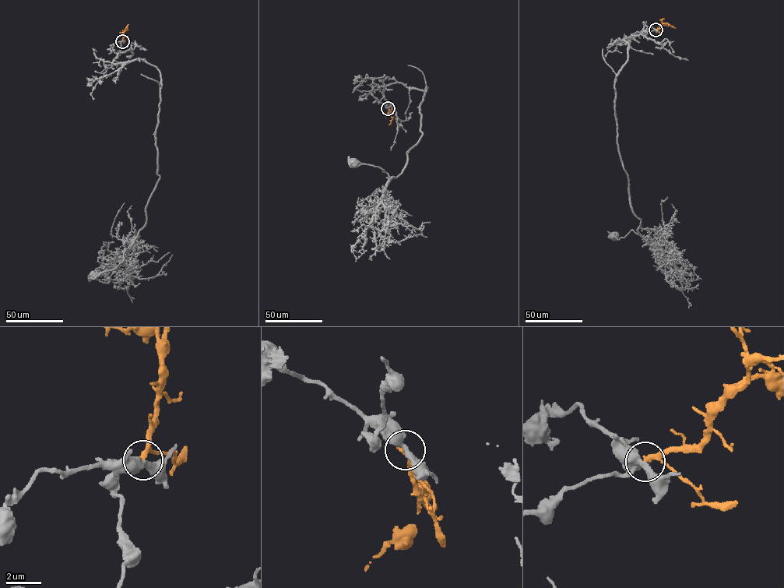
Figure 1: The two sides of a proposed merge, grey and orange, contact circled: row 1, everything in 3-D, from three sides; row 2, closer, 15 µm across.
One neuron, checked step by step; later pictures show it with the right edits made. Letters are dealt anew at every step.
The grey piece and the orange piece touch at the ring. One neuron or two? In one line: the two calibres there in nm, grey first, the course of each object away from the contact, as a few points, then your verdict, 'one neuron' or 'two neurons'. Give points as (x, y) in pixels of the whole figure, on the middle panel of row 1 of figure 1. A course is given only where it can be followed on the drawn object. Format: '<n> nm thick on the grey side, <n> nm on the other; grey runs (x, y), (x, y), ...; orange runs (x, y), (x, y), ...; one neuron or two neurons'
360 nm thick on the grey side, 240 nm on the other; grey runs (388, 108), (380, 86), (427, 89), (422, 134), (402, 171), (389, 179), (377, 167), (353, 164); orange runs (388, 108), (392, 118), (388, 124); two neurons

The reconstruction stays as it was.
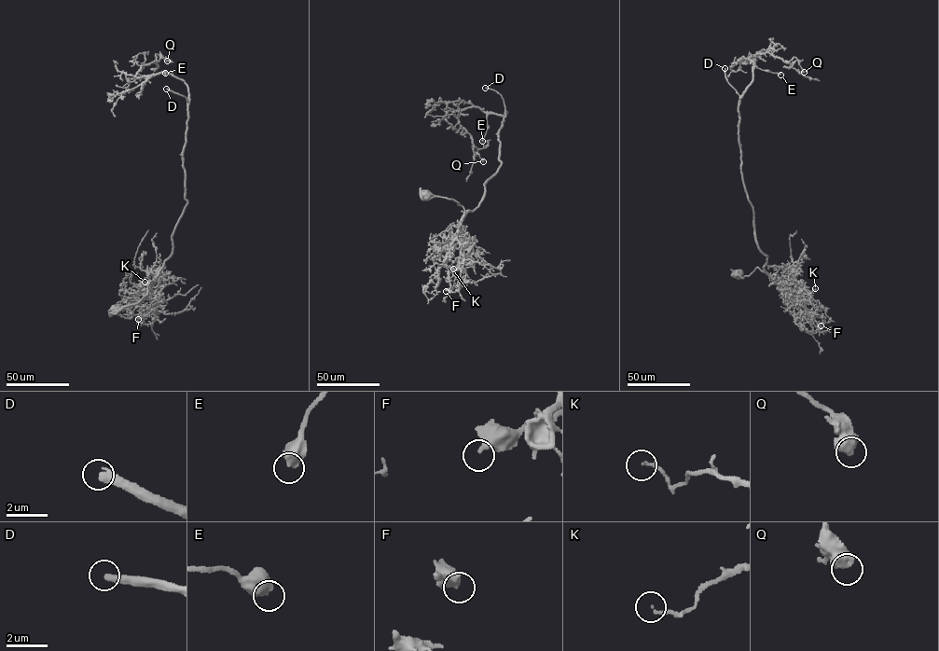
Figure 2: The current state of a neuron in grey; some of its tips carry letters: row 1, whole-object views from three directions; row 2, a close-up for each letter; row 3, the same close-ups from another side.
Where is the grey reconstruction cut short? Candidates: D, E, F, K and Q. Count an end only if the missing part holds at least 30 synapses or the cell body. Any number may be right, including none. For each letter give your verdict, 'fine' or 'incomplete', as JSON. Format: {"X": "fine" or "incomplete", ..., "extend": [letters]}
{"D": "incomplete", "E": "fine", "F": "fine", "K": "fine", "Q": "fine", "extend": ["D"]}

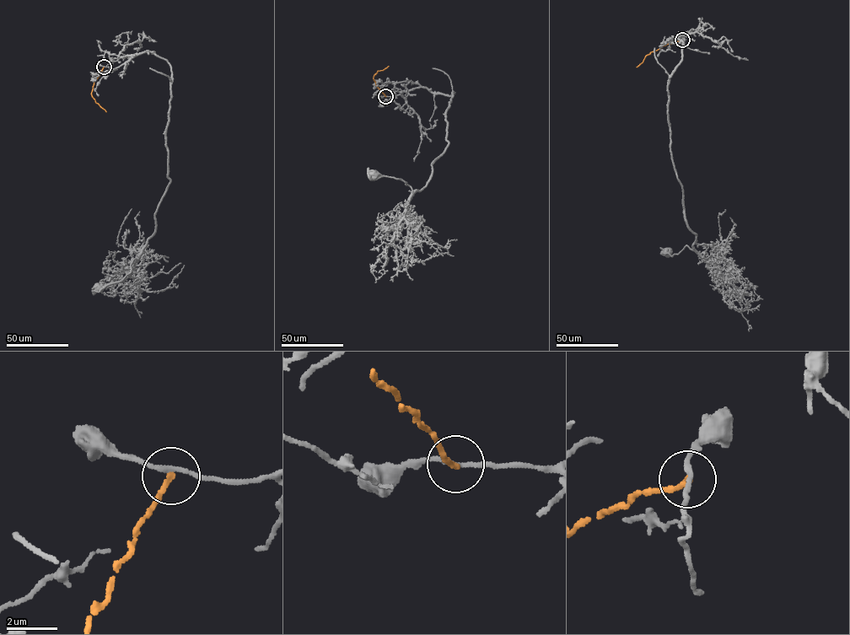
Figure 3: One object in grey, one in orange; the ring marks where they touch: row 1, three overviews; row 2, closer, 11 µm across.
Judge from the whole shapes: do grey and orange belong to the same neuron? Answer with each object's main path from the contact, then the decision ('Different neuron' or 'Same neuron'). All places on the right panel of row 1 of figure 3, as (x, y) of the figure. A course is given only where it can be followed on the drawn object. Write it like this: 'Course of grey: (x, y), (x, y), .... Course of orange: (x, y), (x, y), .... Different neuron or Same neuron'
Course of grey: (682, 39), (682, 58), (667, 88), (668, 121), (685, 218), (696, 241), (693, 250), (686, 245), (667, 254). Course of orange: (682, 40), (651, 52), (637, 67). Different neuron

